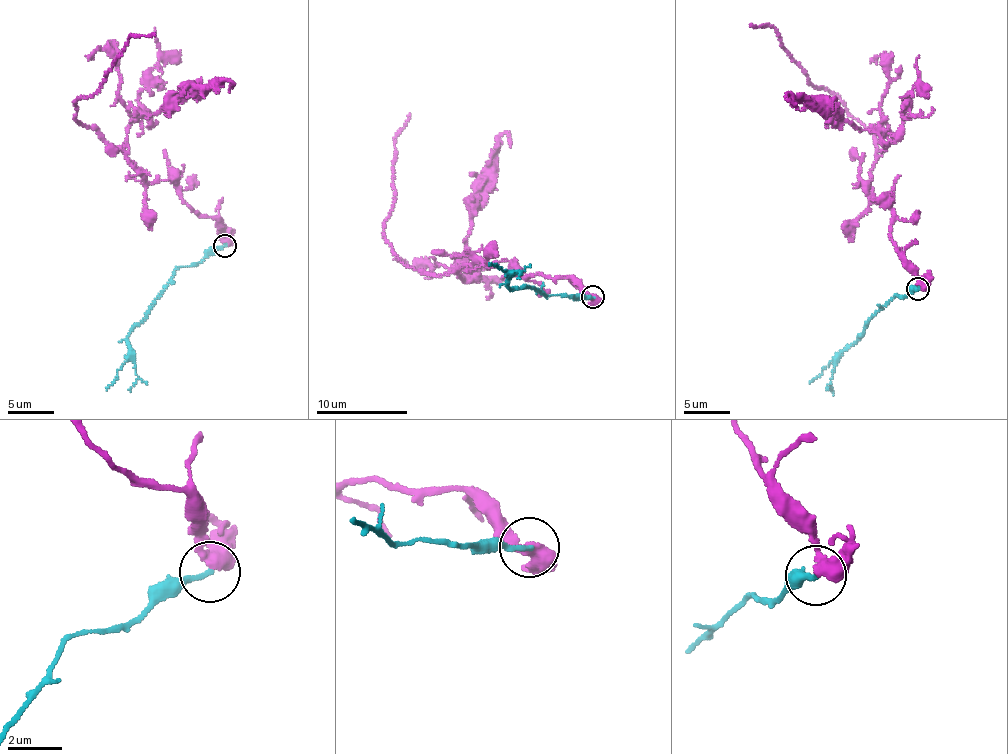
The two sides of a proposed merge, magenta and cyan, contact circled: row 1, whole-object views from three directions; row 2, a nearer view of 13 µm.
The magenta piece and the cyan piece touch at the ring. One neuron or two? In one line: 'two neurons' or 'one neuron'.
two neurons

